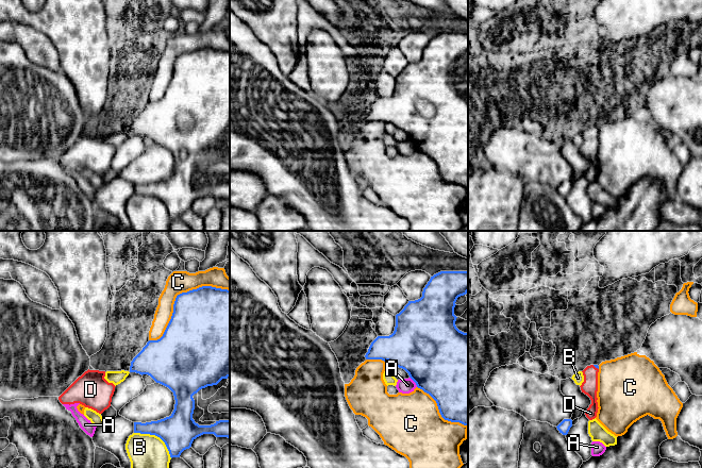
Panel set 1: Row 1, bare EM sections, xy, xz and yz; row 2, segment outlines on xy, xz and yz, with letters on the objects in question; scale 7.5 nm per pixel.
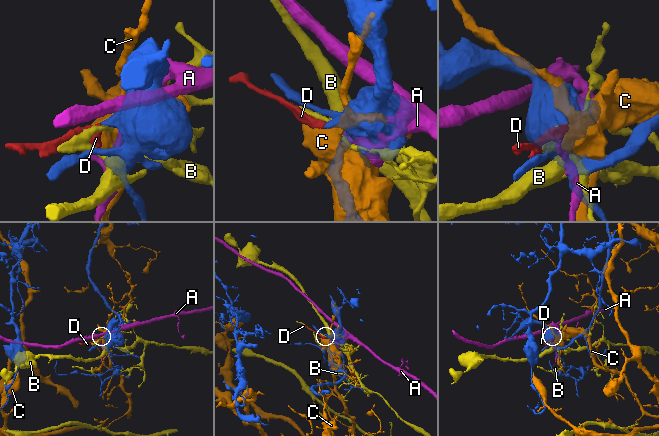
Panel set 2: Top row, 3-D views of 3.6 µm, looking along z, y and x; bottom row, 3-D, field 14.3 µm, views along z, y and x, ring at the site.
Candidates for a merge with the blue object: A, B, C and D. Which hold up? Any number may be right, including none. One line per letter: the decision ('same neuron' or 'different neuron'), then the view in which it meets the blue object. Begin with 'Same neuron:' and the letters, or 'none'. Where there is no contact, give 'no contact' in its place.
Same neuron: D
A: different neuron; meets blue in xz
B: different neuron; meets blue in xy
C: different neuron; meets blue in xy
D: same neuron; meets blue in yz

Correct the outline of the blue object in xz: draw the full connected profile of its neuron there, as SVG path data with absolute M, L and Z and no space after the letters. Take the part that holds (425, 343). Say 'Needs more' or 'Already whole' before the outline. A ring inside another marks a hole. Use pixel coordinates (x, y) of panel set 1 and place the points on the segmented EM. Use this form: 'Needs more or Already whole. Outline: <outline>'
Already whole. Outline: M440 271L425 285L422 297L408 301L404 308L396 315L395 331L389 336L378 336L366 353L366 360L391 362L404 369L417 387L429 394L437 403L445 420L459 422L468 427L468 333L459 331L454 315L458 297L468 292L468 271Z

